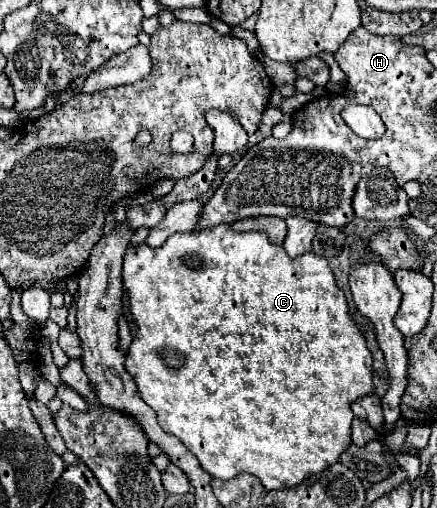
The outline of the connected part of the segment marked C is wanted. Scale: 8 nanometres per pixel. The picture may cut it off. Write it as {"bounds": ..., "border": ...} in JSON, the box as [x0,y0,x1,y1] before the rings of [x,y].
{"bounds":[123,225,373,491],"border":[[[217,225],[213,229],[199,229],[199,231],[191,231],[191,233],[175,233],[171,235],[161,247],[153,249],[149,247],[147,243],[141,243],[137,247],[129,247],[127,253],[125,253],[125,261],[123,261],[123,287],[125,287],[125,293],[129,297],[129,313],[133,315],[133,321],[137,325],[137,331],[135,331],[135,337],[129,345],[129,353],[127,353],[127,359],[125,359],[125,369],[127,373],[135,379],[137,383],[137,391],[141,391],[141,399],[157,413],[157,419],[159,419],[159,425],[163,431],[175,435],[181,439],[181,443],[199,459],[201,467],[211,475],[211,477],[217,477],[217,479],[231,479],[235,477],[237,473],[249,473],[249,475],[255,475],[261,485],[267,489],[267,491],[277,491],[277,489],[283,489],[283,487],[295,487],[299,485],[303,479],[307,479],[307,475],[313,475],[313,473],[319,473],[323,469],[327,469],[329,465],[333,465],[339,455],[347,449],[347,445],[351,443],[351,421],[353,421],[353,411],[351,411],[351,403],[357,399],[357,397],[363,397],[367,393],[373,391],[373,383],[371,383],[371,353],[367,351],[367,343],[361,335],[361,331],[357,329],[357,325],[353,323],[351,315],[349,315],[349,307],[347,307],[347,301],[345,301],[345,295],[341,289],[337,289],[335,285],[335,279],[333,279],[333,273],[327,265],[327,259],[315,255],[315,253],[305,253],[301,257],[295,257],[295,259],[289,259],[285,249],[281,245],[273,245],[269,243],[267,235],[263,235],[263,231],[251,231],[251,233],[237,233],[237,231],[231,231],[229,225]]]}

